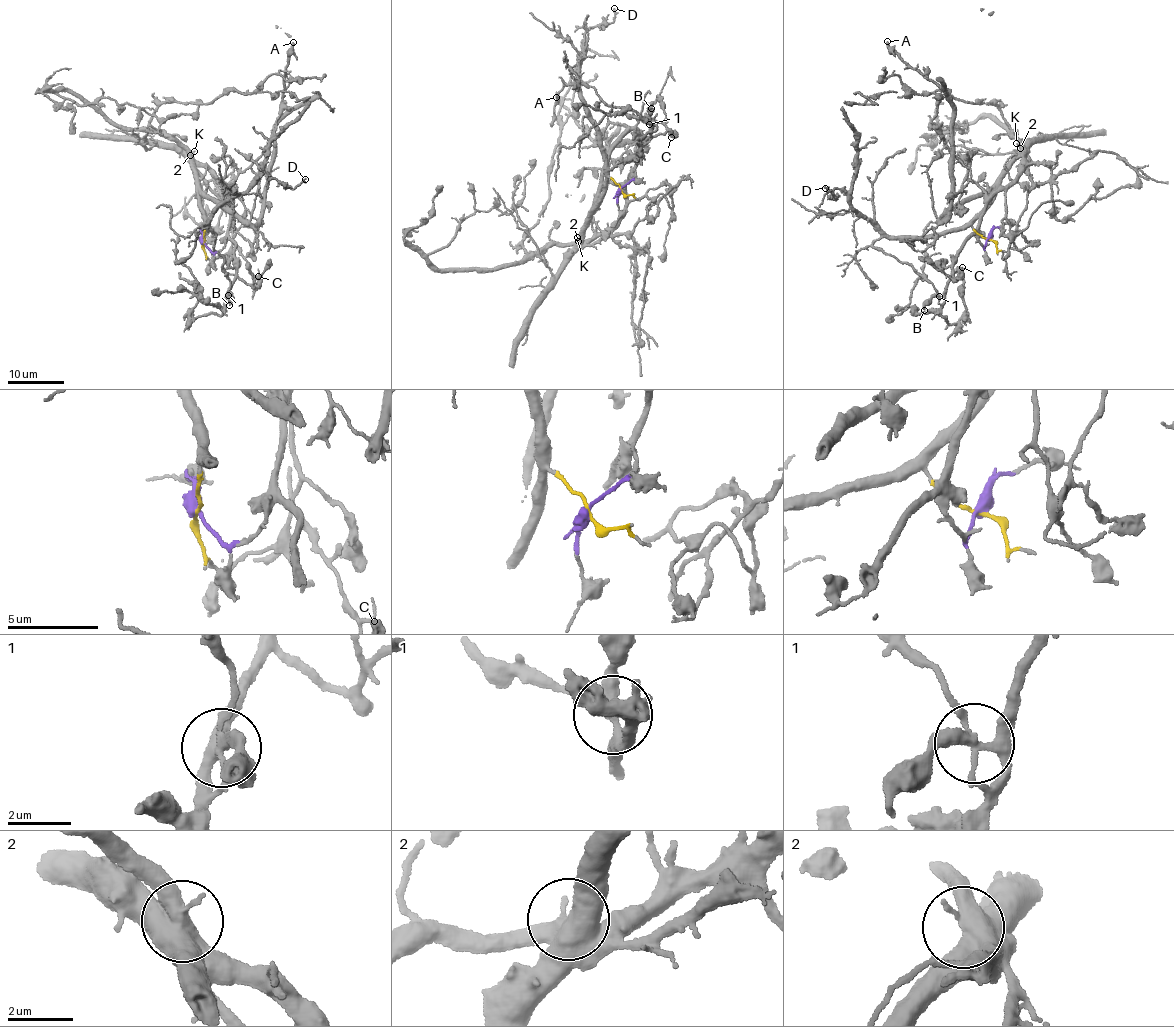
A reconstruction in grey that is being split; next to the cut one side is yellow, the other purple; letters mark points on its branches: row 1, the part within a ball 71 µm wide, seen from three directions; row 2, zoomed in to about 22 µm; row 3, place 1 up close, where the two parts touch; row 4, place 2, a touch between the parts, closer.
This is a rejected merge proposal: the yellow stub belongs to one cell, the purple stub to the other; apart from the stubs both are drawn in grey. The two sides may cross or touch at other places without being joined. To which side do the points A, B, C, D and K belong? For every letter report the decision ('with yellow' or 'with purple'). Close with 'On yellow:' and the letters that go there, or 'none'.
A: with yellow
B: with purple
C: with purple
D: with yellow
K: with yellow
On yellow: A, D, K

